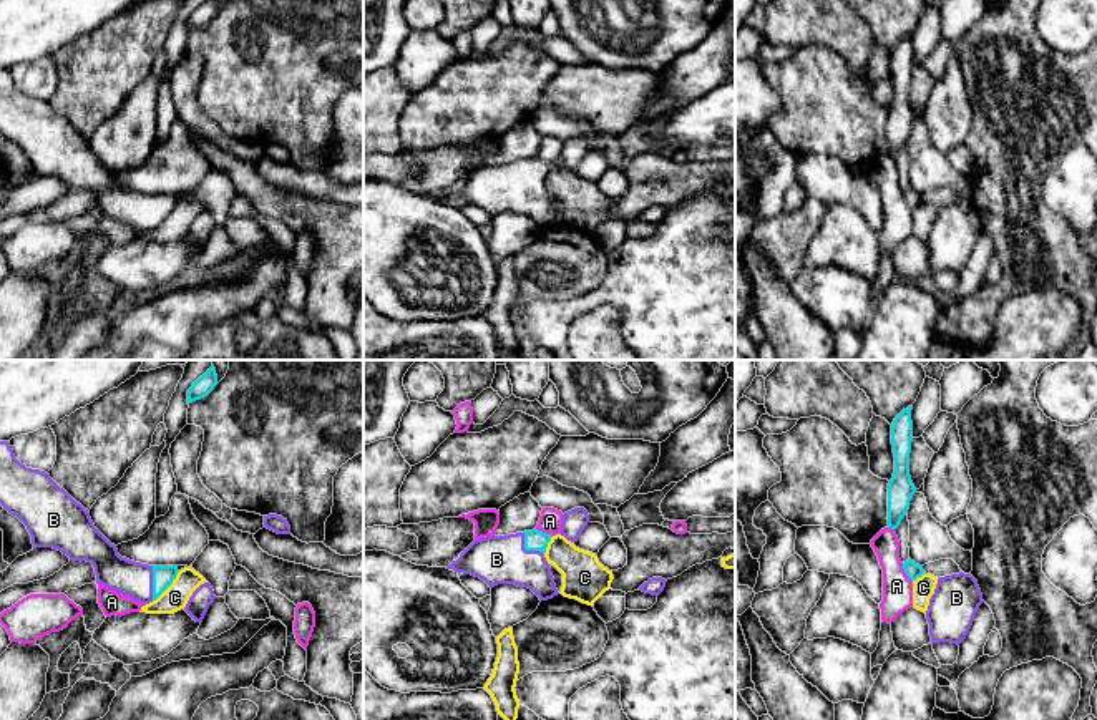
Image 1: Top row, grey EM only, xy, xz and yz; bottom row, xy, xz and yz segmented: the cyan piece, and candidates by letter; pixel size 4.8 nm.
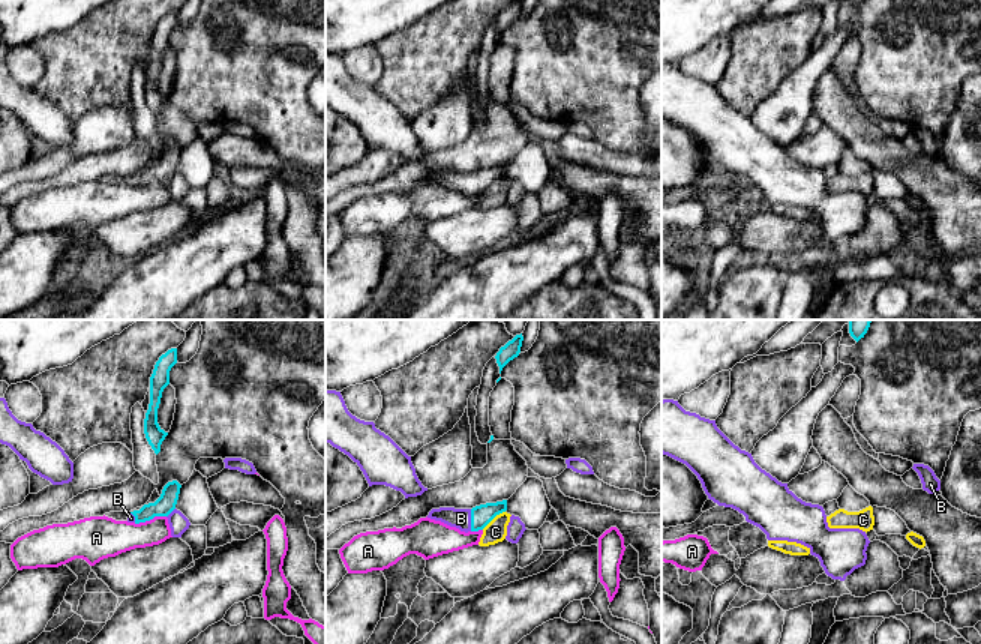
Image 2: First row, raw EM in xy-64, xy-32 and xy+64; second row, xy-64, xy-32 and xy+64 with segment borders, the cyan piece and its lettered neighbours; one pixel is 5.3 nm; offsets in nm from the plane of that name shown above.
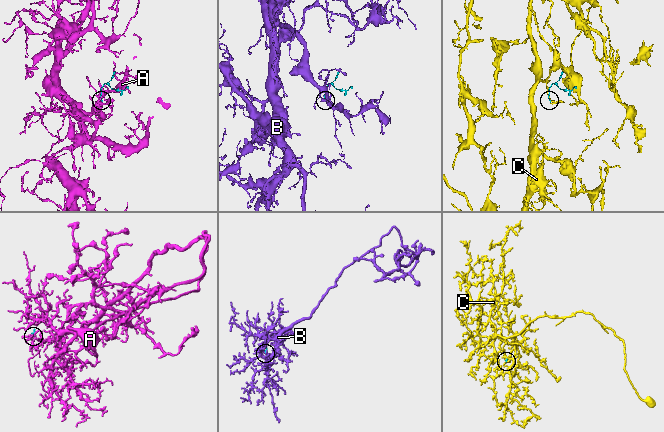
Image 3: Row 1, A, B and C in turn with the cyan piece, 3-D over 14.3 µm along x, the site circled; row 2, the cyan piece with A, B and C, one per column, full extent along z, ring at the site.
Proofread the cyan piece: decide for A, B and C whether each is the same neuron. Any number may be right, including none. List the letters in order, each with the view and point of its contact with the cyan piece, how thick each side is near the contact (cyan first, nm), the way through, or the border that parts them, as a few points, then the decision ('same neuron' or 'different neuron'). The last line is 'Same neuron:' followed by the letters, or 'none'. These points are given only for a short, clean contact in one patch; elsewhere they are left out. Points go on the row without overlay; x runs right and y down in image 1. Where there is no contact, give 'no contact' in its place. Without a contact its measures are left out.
A: contact yz (906, 201); calibres 80 and 140 nm; border yz (901, 191), (911, 209); different neuron
B: contact xz (526, 178); calibres 100 and 240 nm; way xz (535, 168), (526, 178), (516, 188), (497, 188); same neuron
C: contact xy (168, 214); calibres 110 and 120 nm; different neuron
Same neuron: B

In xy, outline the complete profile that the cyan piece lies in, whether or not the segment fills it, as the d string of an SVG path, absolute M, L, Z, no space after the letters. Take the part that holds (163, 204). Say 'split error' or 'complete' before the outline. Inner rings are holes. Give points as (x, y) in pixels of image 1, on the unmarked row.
split error; M0 70L0 133L27 154L33 178L53 176L70 189L91 191L96 211L143 234L156 229L179 201L178 194L148 194L121 186L116 174L95 156L88 138L60 116L48 101L22 93L8 70Z

